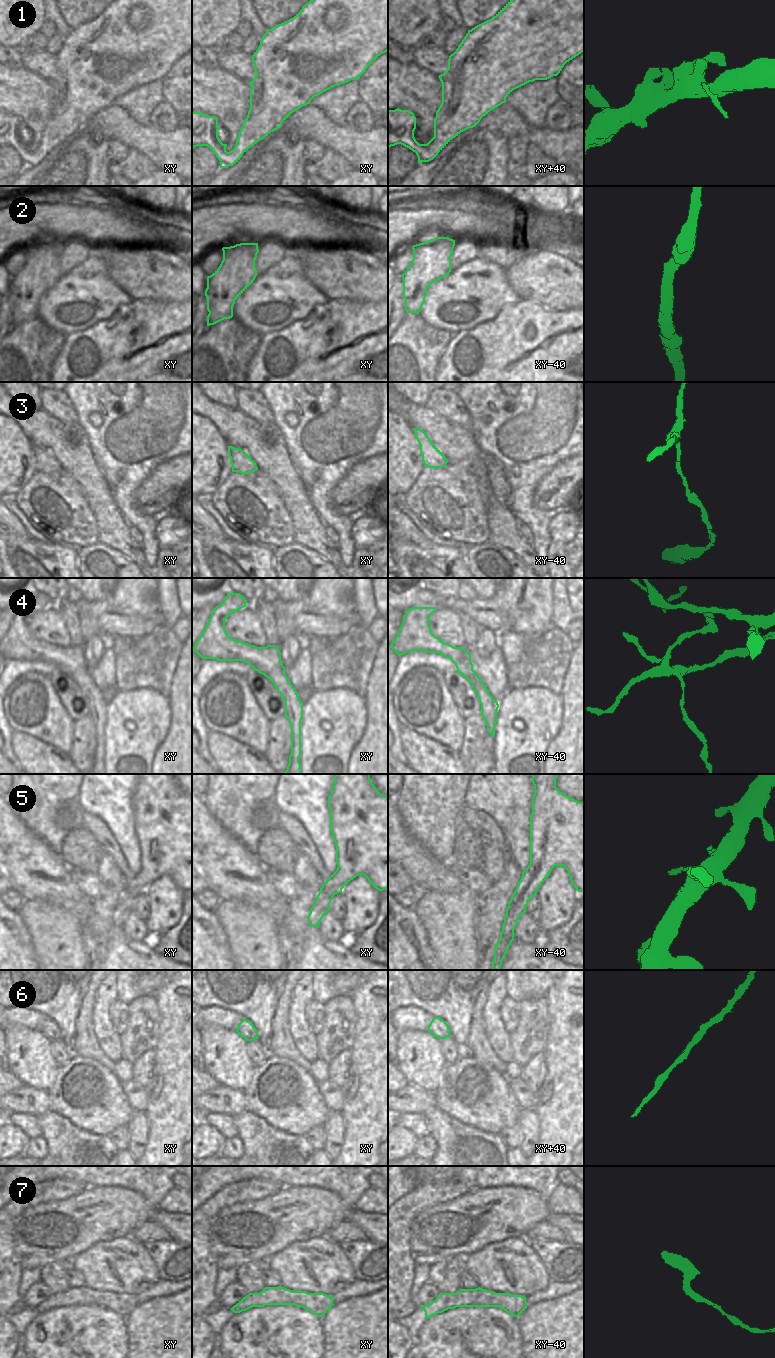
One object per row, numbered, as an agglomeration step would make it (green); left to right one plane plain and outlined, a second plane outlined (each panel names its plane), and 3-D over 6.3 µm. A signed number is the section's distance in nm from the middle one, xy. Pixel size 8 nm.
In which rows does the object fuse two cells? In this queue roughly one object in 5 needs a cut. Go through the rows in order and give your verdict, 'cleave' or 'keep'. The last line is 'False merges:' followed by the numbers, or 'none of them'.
1: keep
2: keep
3: keep
4: cleave
5: keep
6: keep
7: keep
False merges: 4

